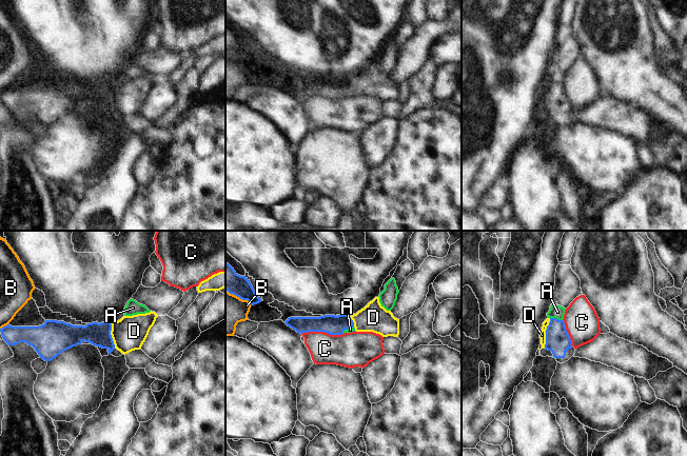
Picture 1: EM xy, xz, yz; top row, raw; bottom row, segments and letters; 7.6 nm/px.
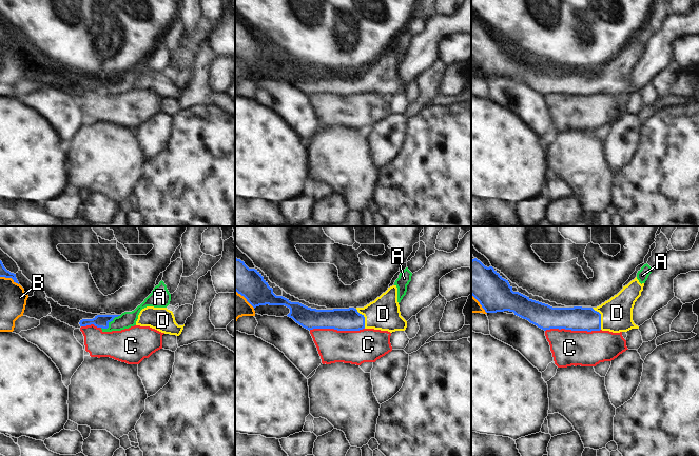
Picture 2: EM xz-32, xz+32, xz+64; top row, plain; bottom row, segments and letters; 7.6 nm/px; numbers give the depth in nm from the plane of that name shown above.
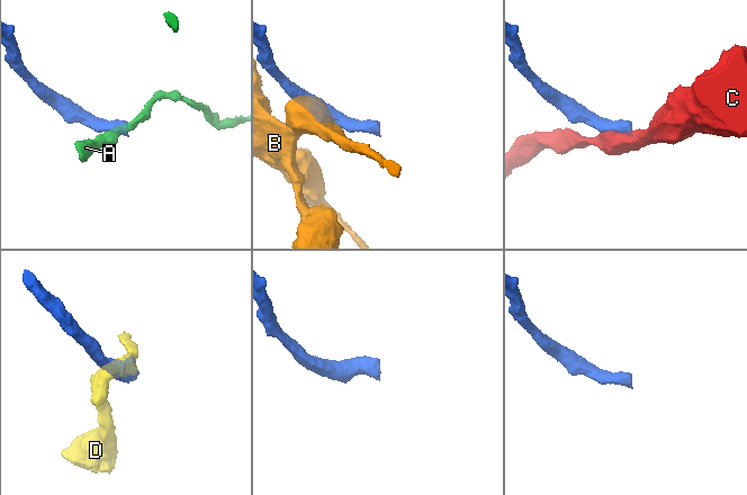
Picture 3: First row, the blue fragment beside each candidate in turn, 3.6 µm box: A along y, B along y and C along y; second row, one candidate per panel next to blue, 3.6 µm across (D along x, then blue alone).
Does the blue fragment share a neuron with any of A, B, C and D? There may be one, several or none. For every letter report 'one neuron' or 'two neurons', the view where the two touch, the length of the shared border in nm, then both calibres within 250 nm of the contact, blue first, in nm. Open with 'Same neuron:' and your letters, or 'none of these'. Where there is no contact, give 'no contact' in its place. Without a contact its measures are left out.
Same neuron: D
A: two neurons; contact in yz; length 100 nm; calibres 190 and 100 nm
B: two neurons; contact in xz; length 240 nm; calibres 170 and 260 nm
C: two neurons; contact in xz; length 320 nm; calibres 150 and 260 nm
D: one neuron; contact in yz; length 240 nm; calibres 190 and 50 nm

